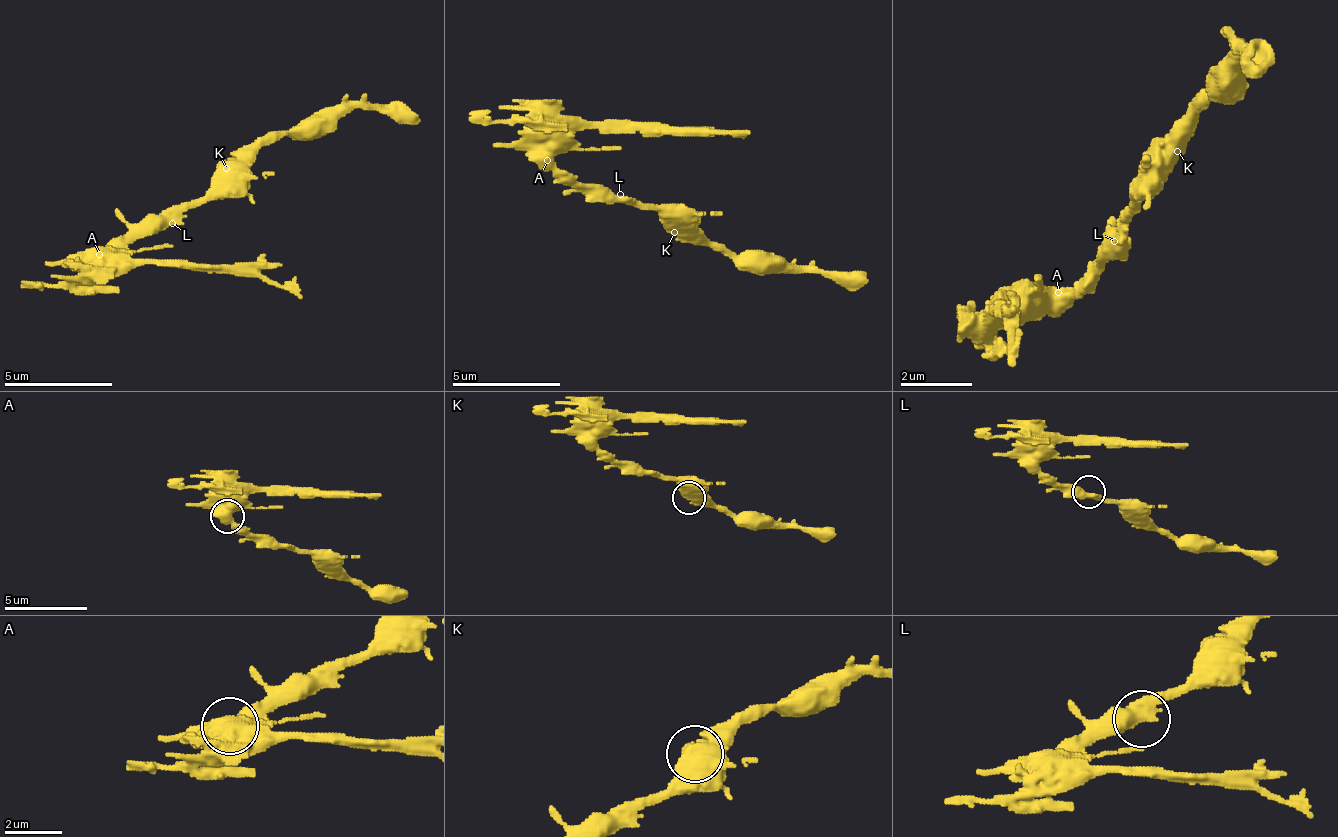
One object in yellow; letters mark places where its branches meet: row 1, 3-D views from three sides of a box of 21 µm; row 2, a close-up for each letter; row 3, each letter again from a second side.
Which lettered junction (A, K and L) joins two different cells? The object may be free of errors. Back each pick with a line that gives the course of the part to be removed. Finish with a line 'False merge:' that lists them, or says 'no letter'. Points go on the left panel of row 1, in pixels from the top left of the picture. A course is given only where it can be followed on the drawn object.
A: course (101, 255), (133, 261), (253, 266), (302, 299)
False merge: A

